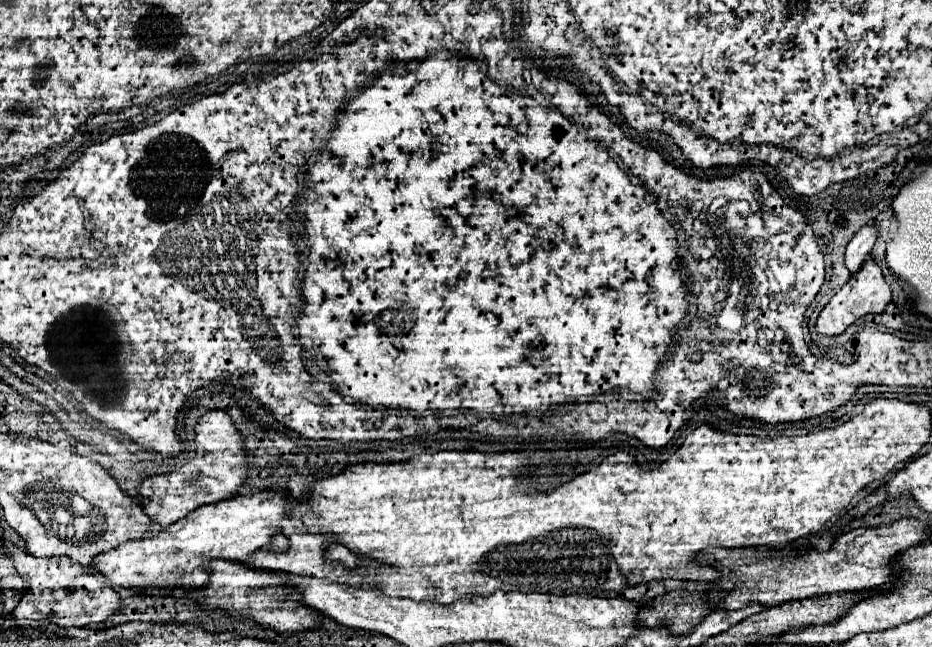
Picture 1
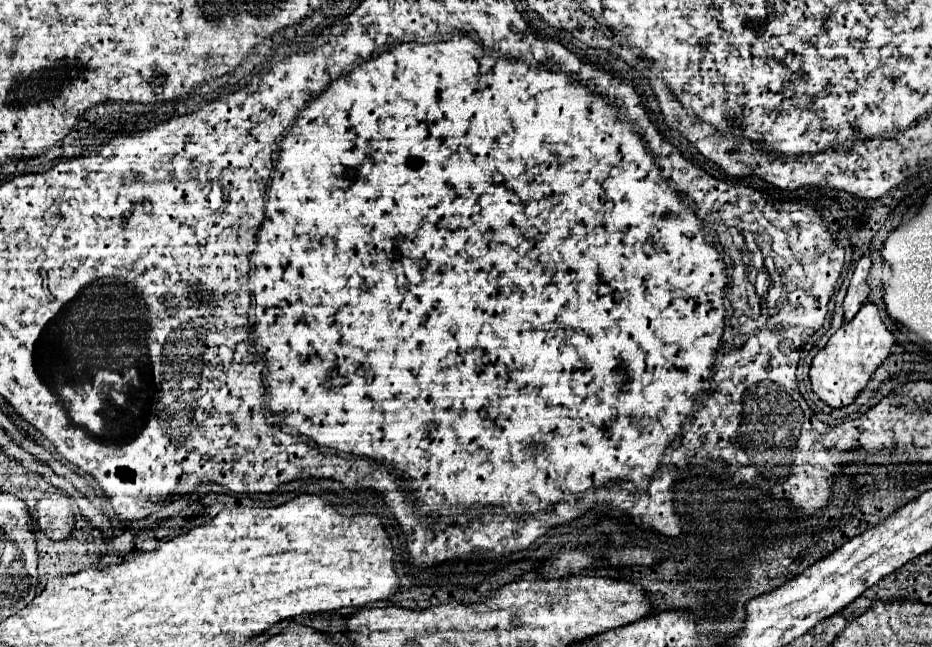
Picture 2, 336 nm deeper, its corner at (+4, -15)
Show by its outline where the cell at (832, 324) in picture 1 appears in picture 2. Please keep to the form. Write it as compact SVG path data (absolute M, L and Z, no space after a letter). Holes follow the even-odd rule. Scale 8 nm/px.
M866 302L854 316L854 320L844 322L842 328L836 330L836 334L830 338L830 342L814 356L810 366L812 392L830 408L850 406L856 396L866 388L876 368L890 356L892 346L894 336L886 330L878 308Z

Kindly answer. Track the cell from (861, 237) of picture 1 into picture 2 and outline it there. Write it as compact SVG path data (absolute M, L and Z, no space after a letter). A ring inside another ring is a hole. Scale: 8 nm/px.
M862 256L856 264L854 276L850 280L850 286L848 286L848 292L844 298L844 318L846 320L852 320L858 314L858 310L866 304L866 298L870 294L870 286L866 282L866 276L868 276L870 266L872 266L870 256Z

